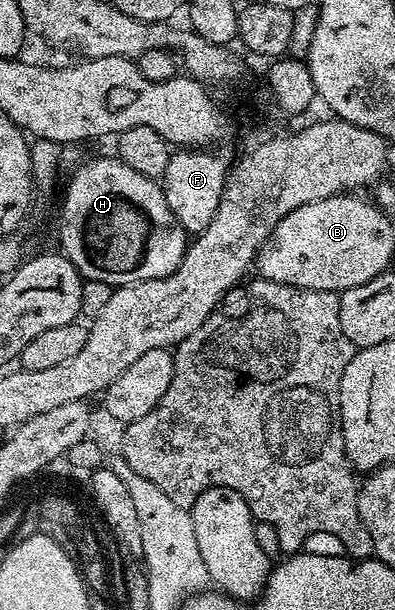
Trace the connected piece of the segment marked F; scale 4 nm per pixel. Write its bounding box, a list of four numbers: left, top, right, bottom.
[163,149,231,233]

